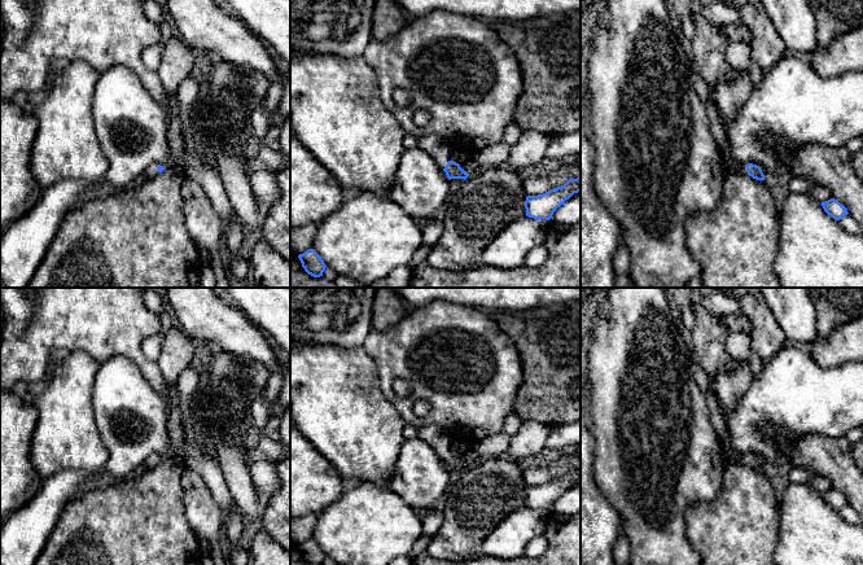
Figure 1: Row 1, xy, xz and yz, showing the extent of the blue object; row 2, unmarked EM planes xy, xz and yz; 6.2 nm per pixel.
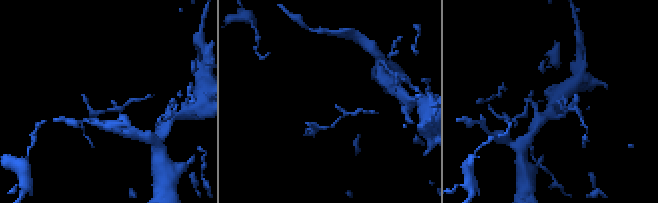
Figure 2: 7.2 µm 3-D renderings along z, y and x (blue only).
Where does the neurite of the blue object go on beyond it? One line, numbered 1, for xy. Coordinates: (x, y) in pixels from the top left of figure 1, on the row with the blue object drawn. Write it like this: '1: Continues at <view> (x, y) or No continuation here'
1: Continues at xy (152, 170)

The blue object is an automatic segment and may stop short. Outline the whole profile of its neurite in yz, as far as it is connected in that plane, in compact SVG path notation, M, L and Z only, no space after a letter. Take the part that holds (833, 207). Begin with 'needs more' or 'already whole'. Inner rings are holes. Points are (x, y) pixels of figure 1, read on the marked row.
already whole; M834 198L822 202L822 206L824 211L836 220L840 220L842 216L849 214L847 209Z

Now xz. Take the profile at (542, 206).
already whole; M581 178L569 179L564 185L543 194L527 196L525 201L526 216L549 220L566 200L581 192Z

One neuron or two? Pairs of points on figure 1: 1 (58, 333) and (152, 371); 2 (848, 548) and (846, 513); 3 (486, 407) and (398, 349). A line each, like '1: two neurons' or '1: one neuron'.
1: one neuron
2: two neurons
3: one neuron

